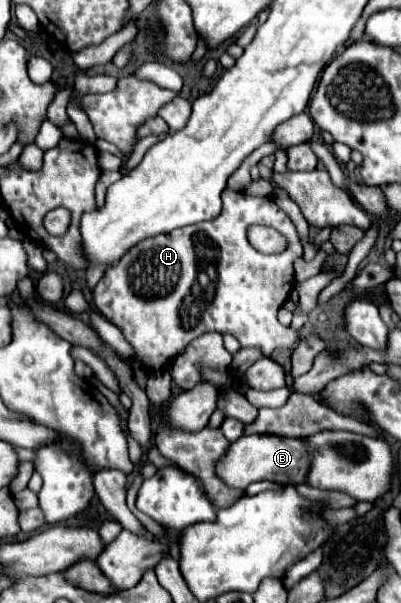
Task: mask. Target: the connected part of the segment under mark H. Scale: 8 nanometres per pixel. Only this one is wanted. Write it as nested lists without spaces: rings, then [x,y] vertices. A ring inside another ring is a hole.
[[[226,188],[222,192],[222,202],[222,214],[216,220],[158,234],[130,248],[130,252],[126,252],[94,288],[96,308],[106,320],[122,330],[126,340],[136,348],[136,358],[148,370],[166,368],[194,338],[204,332],[230,332],[244,348],[258,346],[266,356],[278,348],[292,348],[298,340],[298,334],[290,332],[290,328],[282,326],[276,318],[294,284],[294,262],[304,254],[292,220],[270,196],[248,196],[240,190]],[[252,224],[276,228],[290,242],[288,250],[282,254],[256,252],[248,242],[248,228]]]

